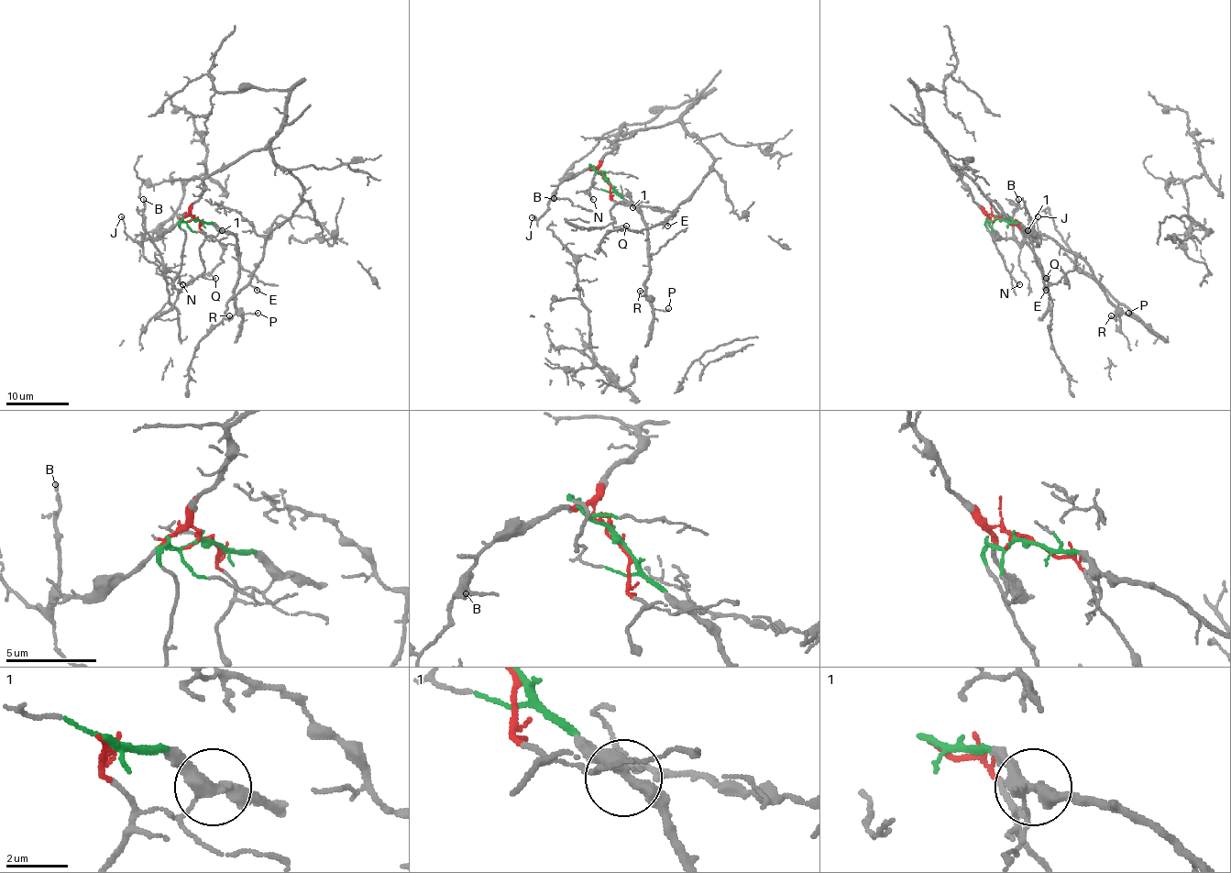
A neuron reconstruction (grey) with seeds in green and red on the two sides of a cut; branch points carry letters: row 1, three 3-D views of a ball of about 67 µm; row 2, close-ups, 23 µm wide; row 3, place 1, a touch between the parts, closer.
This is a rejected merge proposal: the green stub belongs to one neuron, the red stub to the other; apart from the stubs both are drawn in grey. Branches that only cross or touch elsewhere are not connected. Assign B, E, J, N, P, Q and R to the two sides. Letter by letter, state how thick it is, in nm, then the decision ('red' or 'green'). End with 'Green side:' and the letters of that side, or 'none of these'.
B: calibre 150 nm; red
E: calibre 110 nm; red
J: calibre 130 nm; red
N: calibre 120 nm; green
P: calibre 100 nm; green
Q: calibre 110 nm; red
R: calibre 100 nm; green
Green side: N, P, R

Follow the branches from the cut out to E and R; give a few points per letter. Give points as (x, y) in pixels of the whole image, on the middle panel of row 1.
E: (606, 180), (598, 166), (617, 138), (678, 121), (710, 153), (713, 167), (661, 223), (667, 226)
R: (606, 180), (641, 215), (647, 234), (647, 295), (641, 295), (641, 291)

